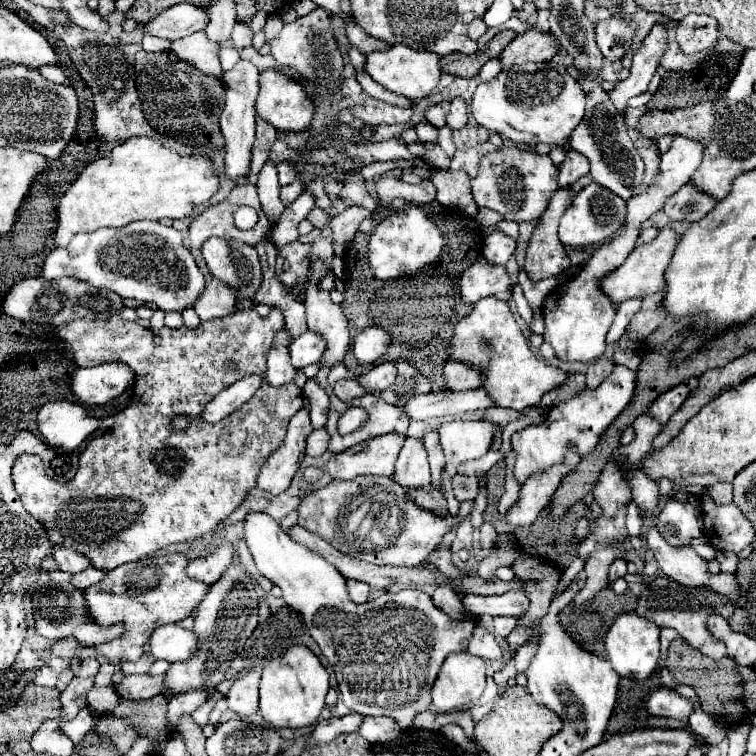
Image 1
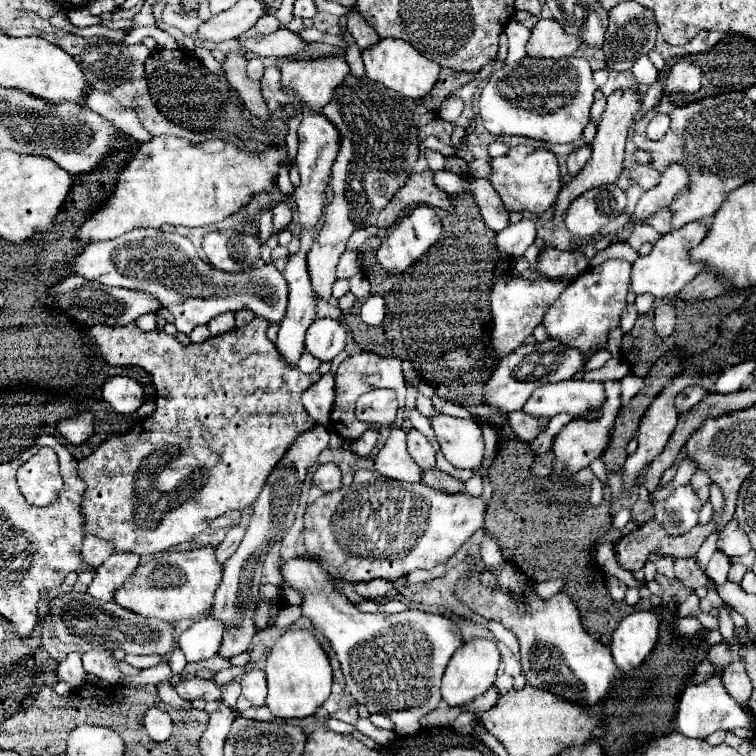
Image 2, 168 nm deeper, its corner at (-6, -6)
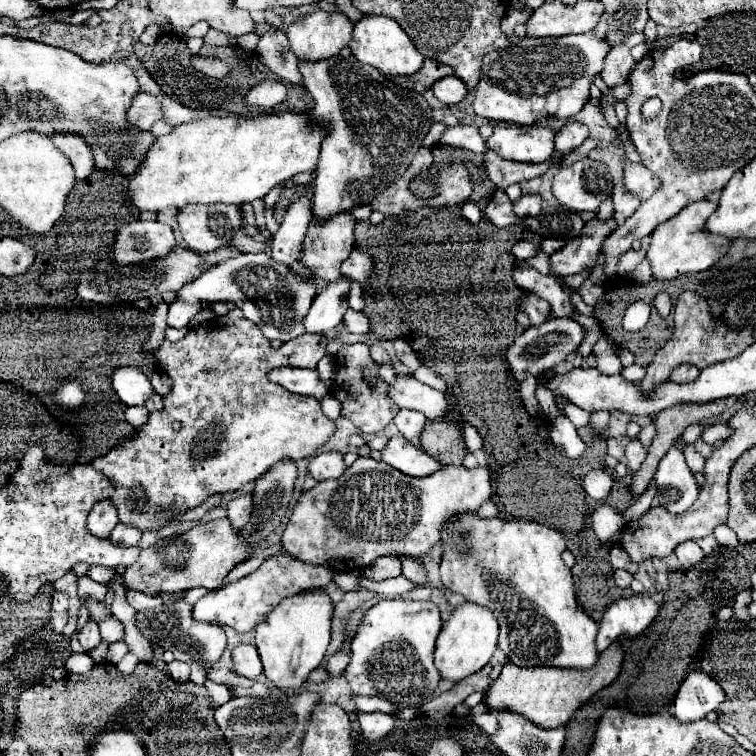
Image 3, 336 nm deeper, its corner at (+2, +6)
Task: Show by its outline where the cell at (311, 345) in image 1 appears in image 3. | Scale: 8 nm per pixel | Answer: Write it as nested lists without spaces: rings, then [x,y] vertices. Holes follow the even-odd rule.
[[[343,278],[337,284],[327,284],[319,290],[303,322],[305,334],[325,334],[329,330],[335,330],[341,324],[343,314],[349,308],[345,300],[349,288],[351,288],[351,280]]]

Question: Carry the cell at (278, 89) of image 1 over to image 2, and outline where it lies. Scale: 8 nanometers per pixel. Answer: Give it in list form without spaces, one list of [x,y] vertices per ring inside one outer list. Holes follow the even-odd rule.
[[[323,56],[313,60],[283,60],[283,88],[293,88],[297,98],[309,104],[311,110],[321,108],[331,100],[333,90],[349,74],[349,64],[343,56]]]

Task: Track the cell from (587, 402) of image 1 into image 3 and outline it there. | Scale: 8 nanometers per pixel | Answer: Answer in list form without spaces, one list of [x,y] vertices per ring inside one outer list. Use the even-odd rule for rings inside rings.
[[[631,364],[631,366],[627,366],[627,368],[621,370],[621,376],[625,380],[629,380],[629,382],[641,382],[643,376],[645,376],[645,368],[639,366],[639,364]]]

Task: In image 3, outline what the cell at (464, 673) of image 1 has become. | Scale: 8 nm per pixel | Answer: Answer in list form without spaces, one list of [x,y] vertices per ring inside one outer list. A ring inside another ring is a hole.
[[[465,602],[463,606],[455,608],[451,618],[443,624],[443,630],[437,638],[437,648],[435,648],[435,666],[441,672],[443,680],[449,682],[461,682],[467,676],[479,672],[493,656],[497,648],[497,620],[487,608],[475,606]]]

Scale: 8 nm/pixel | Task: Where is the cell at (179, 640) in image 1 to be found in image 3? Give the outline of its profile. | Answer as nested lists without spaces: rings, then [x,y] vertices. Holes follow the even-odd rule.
[[[279,554],[269,560],[265,560],[255,572],[249,576],[229,584],[221,586],[217,592],[209,592],[209,596],[203,596],[195,606],[193,606],[193,620],[195,622],[209,622],[209,624],[221,624],[221,626],[231,626],[237,632],[249,632],[253,630],[259,622],[267,618],[267,614],[283,600],[299,590],[305,588],[321,588],[331,582],[333,570],[327,568],[317,568],[311,564],[305,564],[291,554]]]

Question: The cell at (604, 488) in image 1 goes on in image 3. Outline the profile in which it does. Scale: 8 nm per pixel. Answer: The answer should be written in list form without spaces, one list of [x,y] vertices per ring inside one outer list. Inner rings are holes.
[[[683,292],[673,306],[673,316],[675,316],[673,336],[655,354],[653,362],[647,366],[645,378],[639,382],[639,388],[645,394],[651,394],[659,384],[669,380],[671,372],[681,364],[695,364],[699,370],[703,370],[707,366],[725,362],[725,360],[741,354],[747,346],[751,346],[755,342],[751,330],[731,332],[725,328],[721,318],[709,318],[709,306],[697,292]]]

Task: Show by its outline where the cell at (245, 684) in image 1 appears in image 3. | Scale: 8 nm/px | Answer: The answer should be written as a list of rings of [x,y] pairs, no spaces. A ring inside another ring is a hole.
[[[239,644],[233,648],[233,664],[239,676],[251,678],[251,680],[257,680],[263,672],[261,660],[257,656],[257,648],[249,644]]]

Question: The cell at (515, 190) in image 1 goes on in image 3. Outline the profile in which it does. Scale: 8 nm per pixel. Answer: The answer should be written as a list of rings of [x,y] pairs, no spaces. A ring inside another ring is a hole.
[[[497,124],[487,146],[501,158],[525,164],[543,164],[555,152],[555,134],[541,126],[509,126]]]

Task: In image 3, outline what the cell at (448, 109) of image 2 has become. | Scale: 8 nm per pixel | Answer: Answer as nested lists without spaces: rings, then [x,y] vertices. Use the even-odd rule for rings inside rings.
[[[445,76],[445,78],[437,80],[431,90],[433,90],[435,98],[443,104],[459,104],[467,94],[465,84],[457,76]]]

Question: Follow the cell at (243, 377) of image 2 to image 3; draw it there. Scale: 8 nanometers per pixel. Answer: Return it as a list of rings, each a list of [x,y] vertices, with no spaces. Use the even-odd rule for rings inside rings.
[[[239,308],[225,316],[211,318],[205,322],[205,326],[201,324],[191,328],[189,334],[179,342],[169,342],[165,338],[161,346],[153,350],[159,372],[171,380],[171,390],[163,396],[163,410],[151,412],[149,420],[141,428],[135,428],[131,436],[121,438],[105,456],[91,460],[91,466],[115,488],[109,500],[117,508],[119,522],[131,524],[141,532],[159,530],[183,512],[203,504],[209,496],[235,492],[247,482],[257,480],[257,476],[267,472],[281,458],[301,460],[305,456],[313,456],[315,450],[331,438],[335,424],[323,416],[319,400],[291,394],[283,386],[273,384],[269,380],[269,372],[283,366],[315,368],[317,362],[327,354],[319,346],[319,340],[321,336],[303,334],[275,350],[257,324],[247,320]],[[175,420],[183,424],[181,432],[171,430]]]

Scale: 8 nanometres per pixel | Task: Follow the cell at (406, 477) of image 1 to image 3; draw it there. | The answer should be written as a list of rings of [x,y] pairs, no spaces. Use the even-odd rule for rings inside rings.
[[[399,410],[399,414],[395,416],[395,426],[407,440],[413,440],[413,438],[421,436],[421,432],[425,428],[425,416],[421,416],[421,412],[413,412],[413,410]]]

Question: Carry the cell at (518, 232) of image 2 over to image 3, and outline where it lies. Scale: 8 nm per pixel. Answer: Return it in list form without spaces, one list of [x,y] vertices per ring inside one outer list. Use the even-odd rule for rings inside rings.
[[[523,194],[523,196],[513,204],[513,212],[515,212],[515,216],[517,216],[519,220],[537,216],[537,212],[541,212],[541,196],[539,196],[539,194]]]

